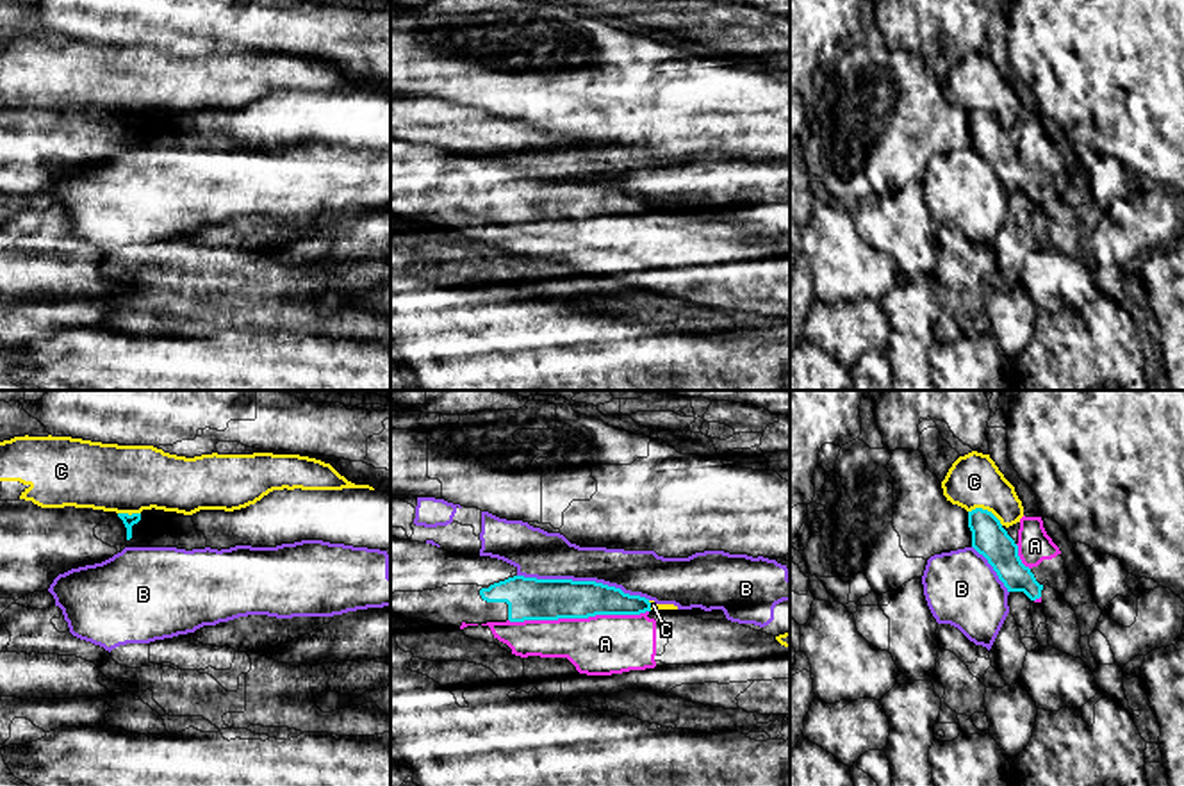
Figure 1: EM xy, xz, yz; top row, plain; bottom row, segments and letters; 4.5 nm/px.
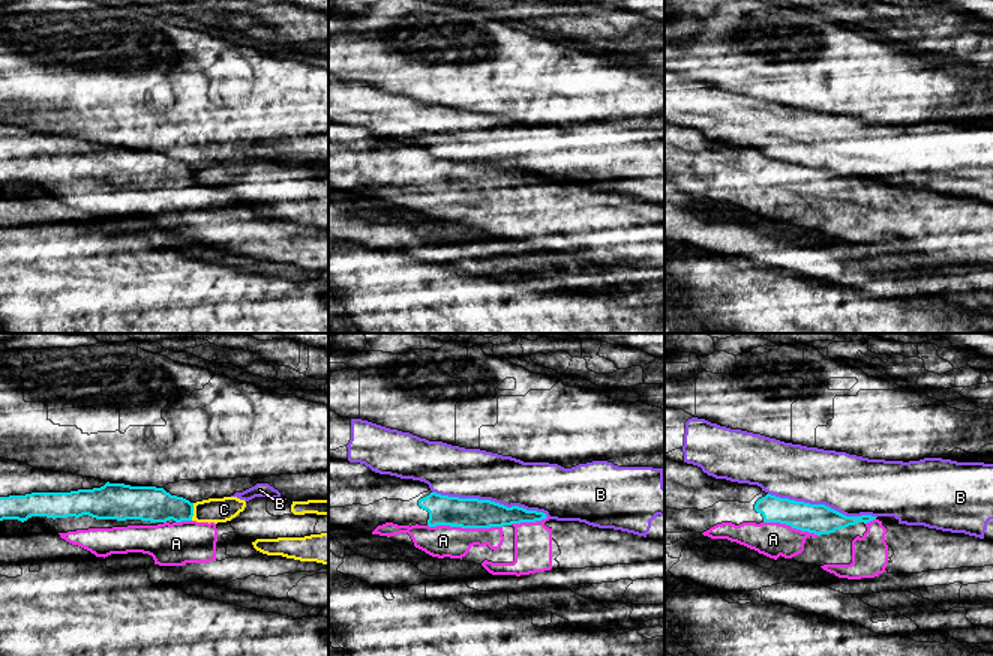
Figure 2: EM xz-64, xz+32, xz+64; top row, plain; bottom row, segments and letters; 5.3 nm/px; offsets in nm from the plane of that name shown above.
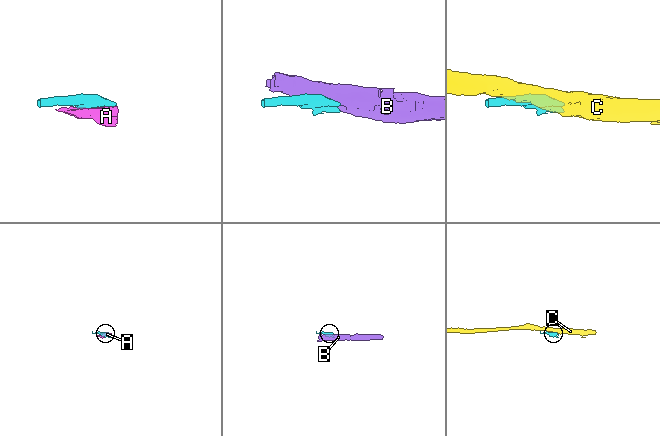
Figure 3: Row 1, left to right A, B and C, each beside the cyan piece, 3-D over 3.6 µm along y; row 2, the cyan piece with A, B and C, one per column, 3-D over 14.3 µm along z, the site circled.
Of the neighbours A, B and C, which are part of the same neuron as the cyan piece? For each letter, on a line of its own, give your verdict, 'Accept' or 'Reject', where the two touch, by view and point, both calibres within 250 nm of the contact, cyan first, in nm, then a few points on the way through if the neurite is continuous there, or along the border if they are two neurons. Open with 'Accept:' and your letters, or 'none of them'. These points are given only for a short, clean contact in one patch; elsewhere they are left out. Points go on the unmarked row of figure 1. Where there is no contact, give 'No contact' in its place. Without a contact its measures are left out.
Accept: A
A: Accept. Touches cyan at xz (578, 218). Thickness 190 nm (cyan) against 280 nm
B: Reject. Touches cyan at xz (583, 182). Thickness 190 nm (cyan) against 220 nm
C: Reject. Touches cyan at yz (986, 111). Thickness 160 nm (cyan) against 240 nm

